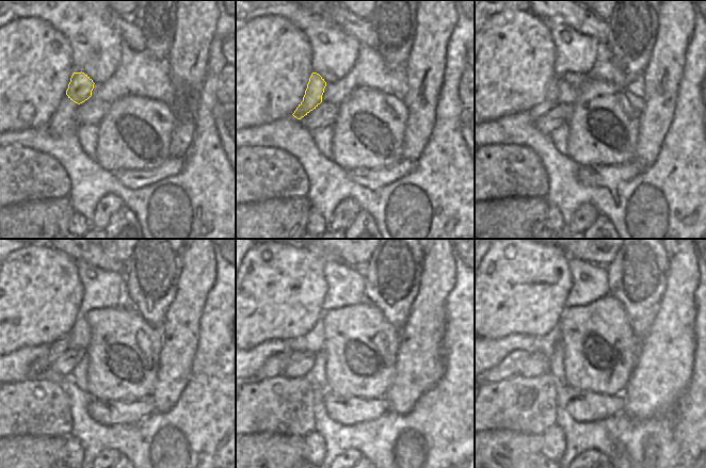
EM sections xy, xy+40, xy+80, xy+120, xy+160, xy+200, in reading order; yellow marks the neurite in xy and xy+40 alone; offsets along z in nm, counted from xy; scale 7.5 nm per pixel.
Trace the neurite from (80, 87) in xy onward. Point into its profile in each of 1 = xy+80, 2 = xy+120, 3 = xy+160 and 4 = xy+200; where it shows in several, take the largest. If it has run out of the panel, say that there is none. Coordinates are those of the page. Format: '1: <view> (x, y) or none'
1: xy+80 (549, 100)
2: xy+120 (55, 349)
3: xy+160 (275, 365)
4: xy+200 (511, 366)

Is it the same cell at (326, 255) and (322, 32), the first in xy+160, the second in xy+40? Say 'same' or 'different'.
different

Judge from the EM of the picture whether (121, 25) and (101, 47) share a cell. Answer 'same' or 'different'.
different

